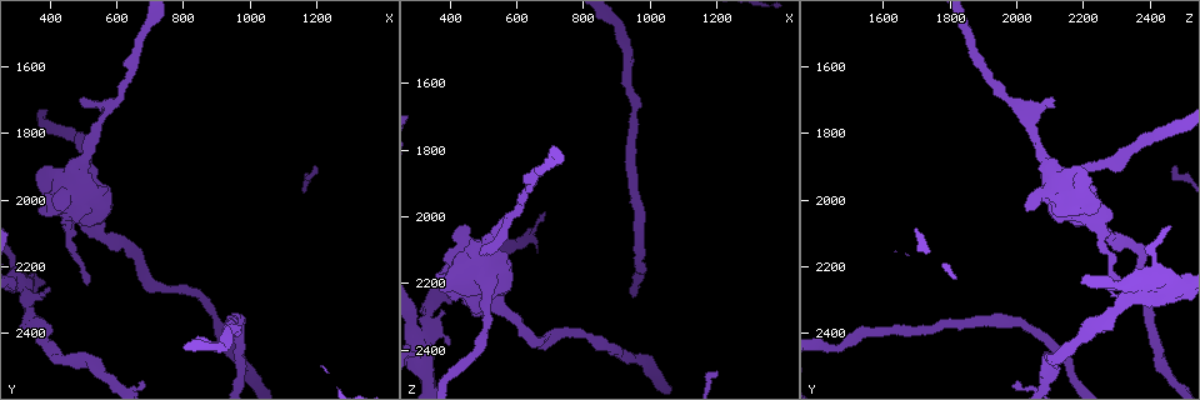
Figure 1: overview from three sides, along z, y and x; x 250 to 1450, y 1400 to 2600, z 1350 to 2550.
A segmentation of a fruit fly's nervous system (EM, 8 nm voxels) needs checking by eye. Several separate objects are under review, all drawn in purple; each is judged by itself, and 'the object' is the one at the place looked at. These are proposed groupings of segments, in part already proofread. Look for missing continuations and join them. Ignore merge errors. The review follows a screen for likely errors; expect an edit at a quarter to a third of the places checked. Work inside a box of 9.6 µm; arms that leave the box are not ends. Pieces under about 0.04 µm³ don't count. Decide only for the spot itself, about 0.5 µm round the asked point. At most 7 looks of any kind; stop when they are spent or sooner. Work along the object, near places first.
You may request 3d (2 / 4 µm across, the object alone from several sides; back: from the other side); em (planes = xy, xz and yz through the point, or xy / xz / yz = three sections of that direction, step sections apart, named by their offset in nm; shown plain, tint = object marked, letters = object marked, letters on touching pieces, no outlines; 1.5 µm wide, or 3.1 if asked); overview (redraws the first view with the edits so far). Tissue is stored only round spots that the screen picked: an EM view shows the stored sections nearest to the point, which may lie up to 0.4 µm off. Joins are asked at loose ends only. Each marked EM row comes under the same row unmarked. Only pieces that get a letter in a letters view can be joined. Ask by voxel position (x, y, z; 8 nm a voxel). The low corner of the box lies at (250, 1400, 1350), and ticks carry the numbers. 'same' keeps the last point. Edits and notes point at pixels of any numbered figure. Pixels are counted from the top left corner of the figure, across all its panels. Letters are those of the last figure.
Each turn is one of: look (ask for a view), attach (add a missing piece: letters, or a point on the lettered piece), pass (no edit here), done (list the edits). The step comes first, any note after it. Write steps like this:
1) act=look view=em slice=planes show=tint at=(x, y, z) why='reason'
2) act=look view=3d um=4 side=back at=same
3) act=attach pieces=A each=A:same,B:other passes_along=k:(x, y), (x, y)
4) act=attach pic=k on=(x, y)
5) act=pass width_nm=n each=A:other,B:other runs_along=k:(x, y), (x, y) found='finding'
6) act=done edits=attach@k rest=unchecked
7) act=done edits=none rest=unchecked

act=look view=3d um=4 at=(350, 2310, 2440) why='an open end'

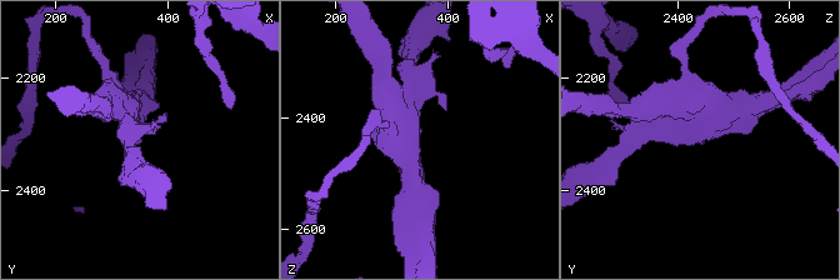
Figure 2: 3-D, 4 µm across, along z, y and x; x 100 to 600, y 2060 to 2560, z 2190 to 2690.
act=look view=em um=3.1 slice=planes show=tint at=(350, 2315, 2440)

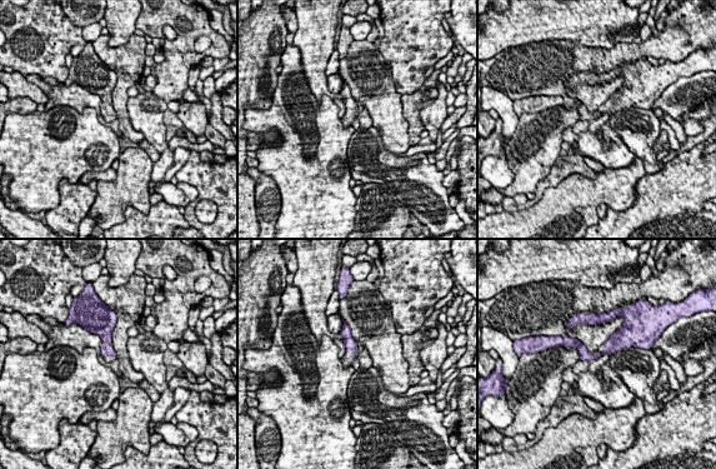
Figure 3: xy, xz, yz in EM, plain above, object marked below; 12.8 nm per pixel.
act=look view=em um=3.1 slice=planes show=letters at=same

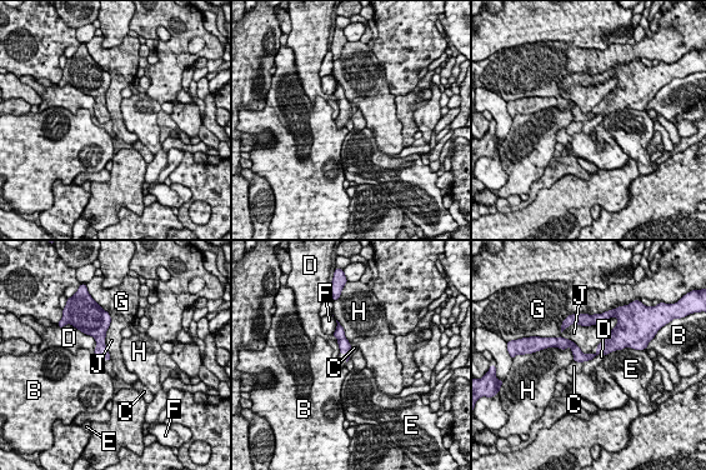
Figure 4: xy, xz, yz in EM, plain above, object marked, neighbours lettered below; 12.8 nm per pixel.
act=pass longest_contact=J:440nm each=B:other,C:other,D:other,E:other,F:other,G:other,H:other,J:other border=4:(109, 325), (105, 348), (111, 359) found='no lettered piece goes on from it'

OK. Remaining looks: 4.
act=look view=em slice=planes show=letters at=(370, 2040, 2170) why='thick end'

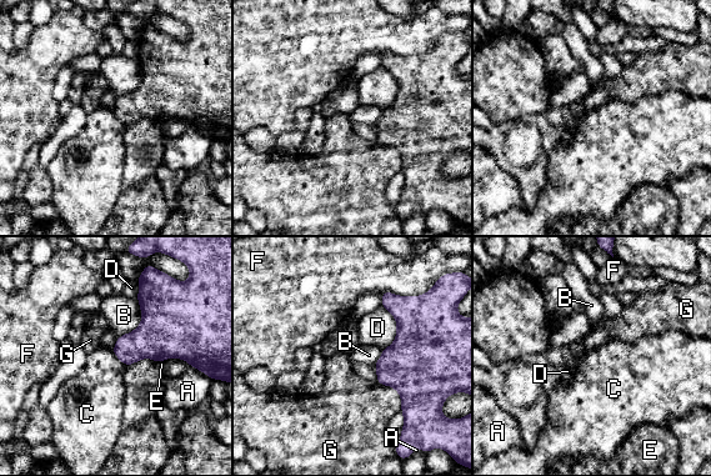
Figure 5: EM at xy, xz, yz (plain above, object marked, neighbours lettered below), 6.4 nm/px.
act=pass each=A:other,B:other,C:other,D:other,E:other,F:other,G:other border=5:(111, 350), (125, 366) found='no lettered piece goes on from it'

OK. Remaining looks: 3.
act=look view=3d um=2 at=(490, 1690, 2110) why='free end'

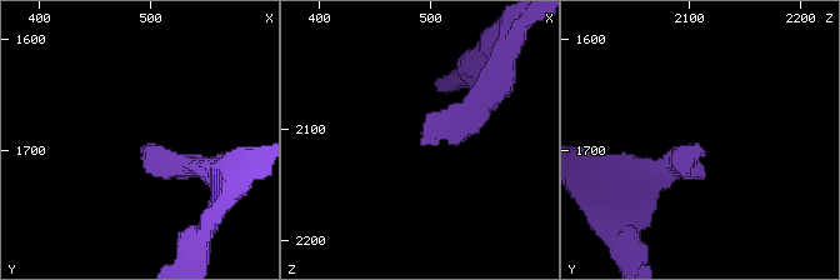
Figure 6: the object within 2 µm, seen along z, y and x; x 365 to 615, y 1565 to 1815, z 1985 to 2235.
act=look view=em slice=yz step=8 show=tint at=(492, 1698, 2106) why='now the EM'

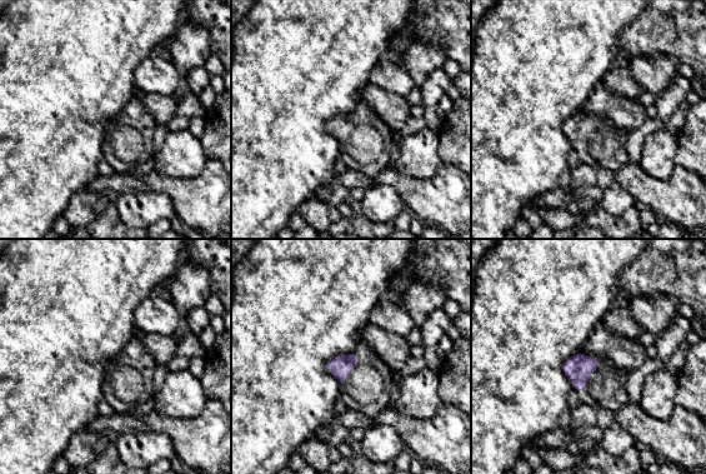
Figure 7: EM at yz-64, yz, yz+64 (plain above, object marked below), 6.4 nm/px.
act=look view=em slice=yz step=8 show=letters at=same

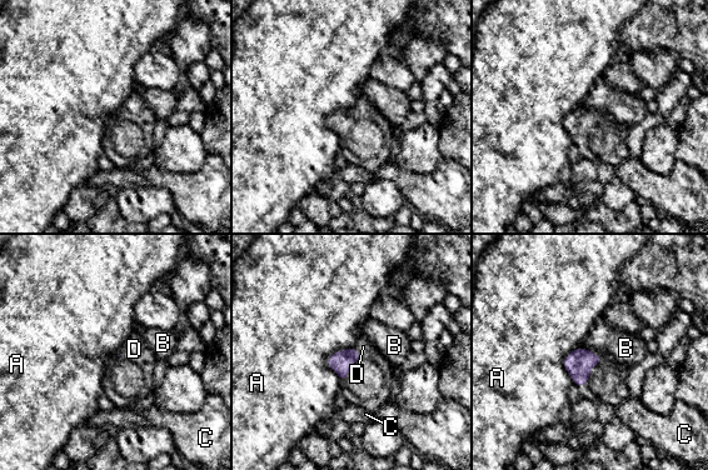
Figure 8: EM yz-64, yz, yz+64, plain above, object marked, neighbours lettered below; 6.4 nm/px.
act=attach pieces=D each=A:other,B:other,C:other,D:same passes_along=8:(340, 361), (358, 353), (363, 346) found='it goes on there'

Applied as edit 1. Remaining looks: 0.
act=done edits=attach@8 rest=unchecked

